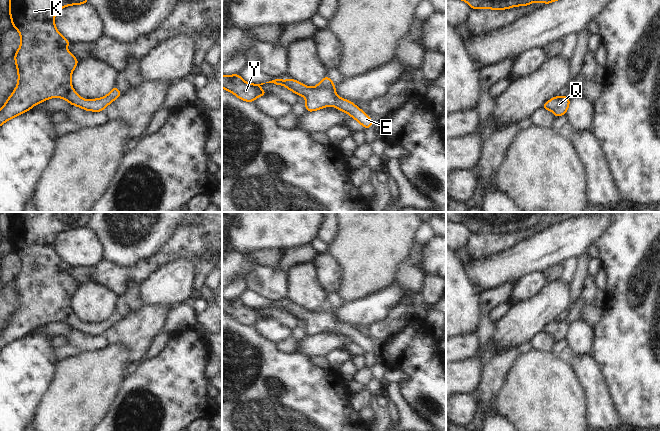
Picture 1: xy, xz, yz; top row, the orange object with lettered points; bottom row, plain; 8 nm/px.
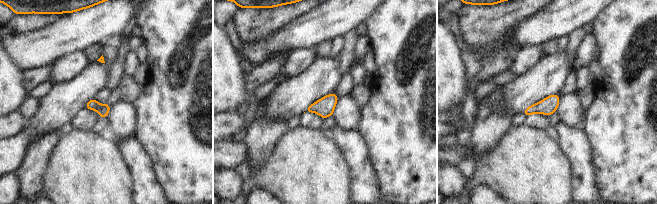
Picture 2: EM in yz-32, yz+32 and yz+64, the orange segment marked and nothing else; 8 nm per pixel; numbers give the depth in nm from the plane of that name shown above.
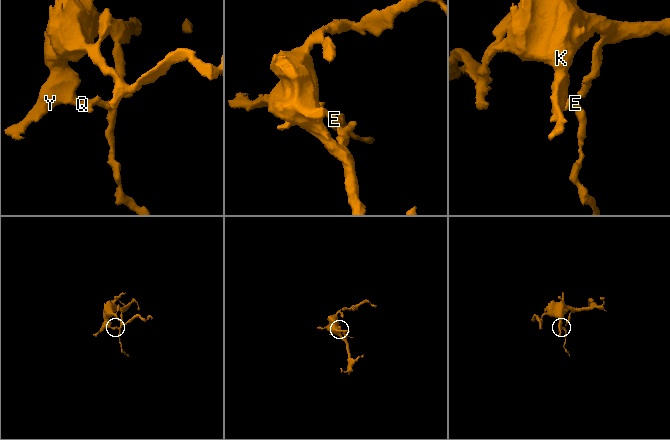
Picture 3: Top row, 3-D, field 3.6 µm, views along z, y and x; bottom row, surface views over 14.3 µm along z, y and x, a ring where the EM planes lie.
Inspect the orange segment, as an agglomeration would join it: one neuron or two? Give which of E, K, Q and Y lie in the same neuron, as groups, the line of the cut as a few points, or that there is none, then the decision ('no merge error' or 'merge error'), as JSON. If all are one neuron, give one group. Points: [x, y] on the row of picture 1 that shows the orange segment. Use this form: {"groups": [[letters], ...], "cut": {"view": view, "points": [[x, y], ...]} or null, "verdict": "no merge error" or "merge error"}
{"groups": [["E", "K", "Q", "Y"]], "cut": null, "verdict": "no merge error"}

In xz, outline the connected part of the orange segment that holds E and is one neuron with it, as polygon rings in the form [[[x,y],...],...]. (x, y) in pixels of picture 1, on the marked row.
[[[325,76],[318,85],[309,88],[297,80],[275,78],[266,83],[283,85],[293,91],[297,96],[304,96],[306,99],[305,107],[307,112],[335,106],[338,110],[348,113],[353,119],[358,121],[365,129],[372,127],[371,118],[358,108],[354,103],[347,99],[340,98],[335,92],[335,84],[328,76]]]

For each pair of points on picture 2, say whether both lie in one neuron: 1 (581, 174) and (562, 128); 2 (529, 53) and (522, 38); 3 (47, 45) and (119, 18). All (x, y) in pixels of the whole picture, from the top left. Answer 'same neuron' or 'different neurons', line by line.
1: same neuron
2: different neurons
3: same neuron

